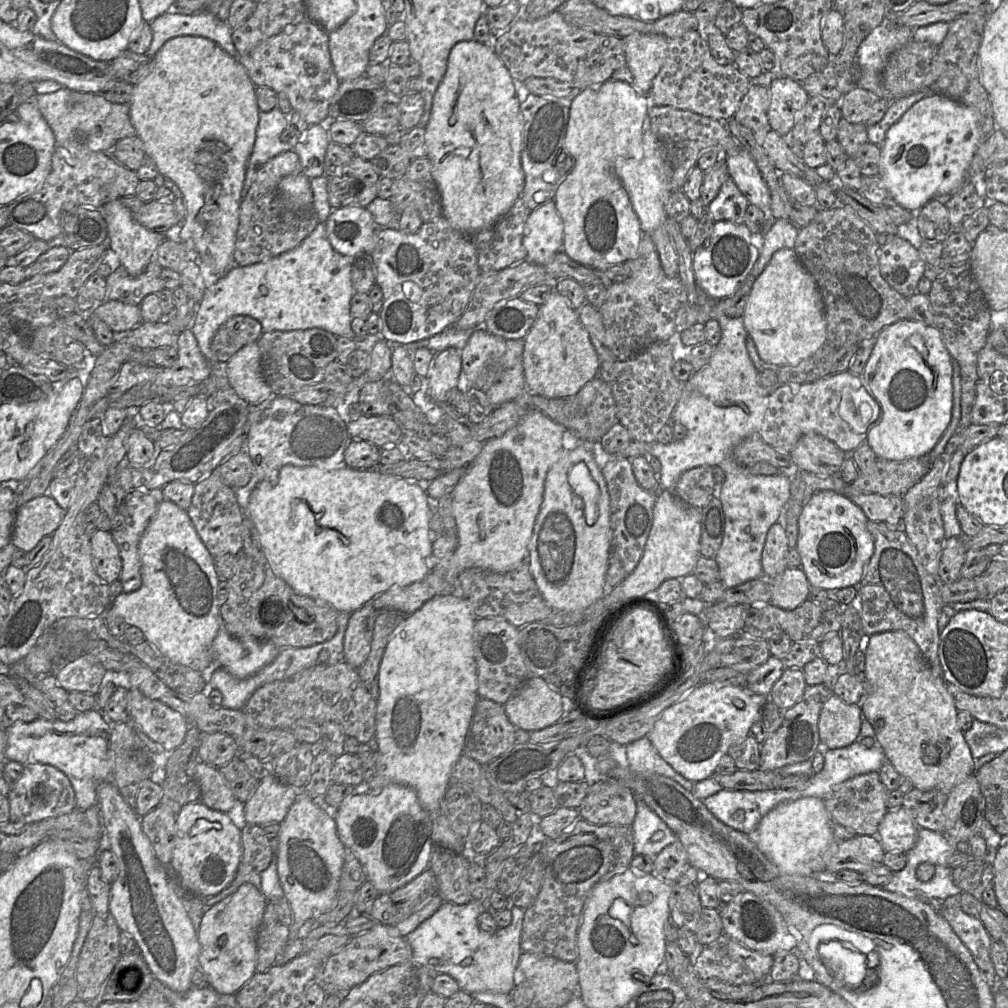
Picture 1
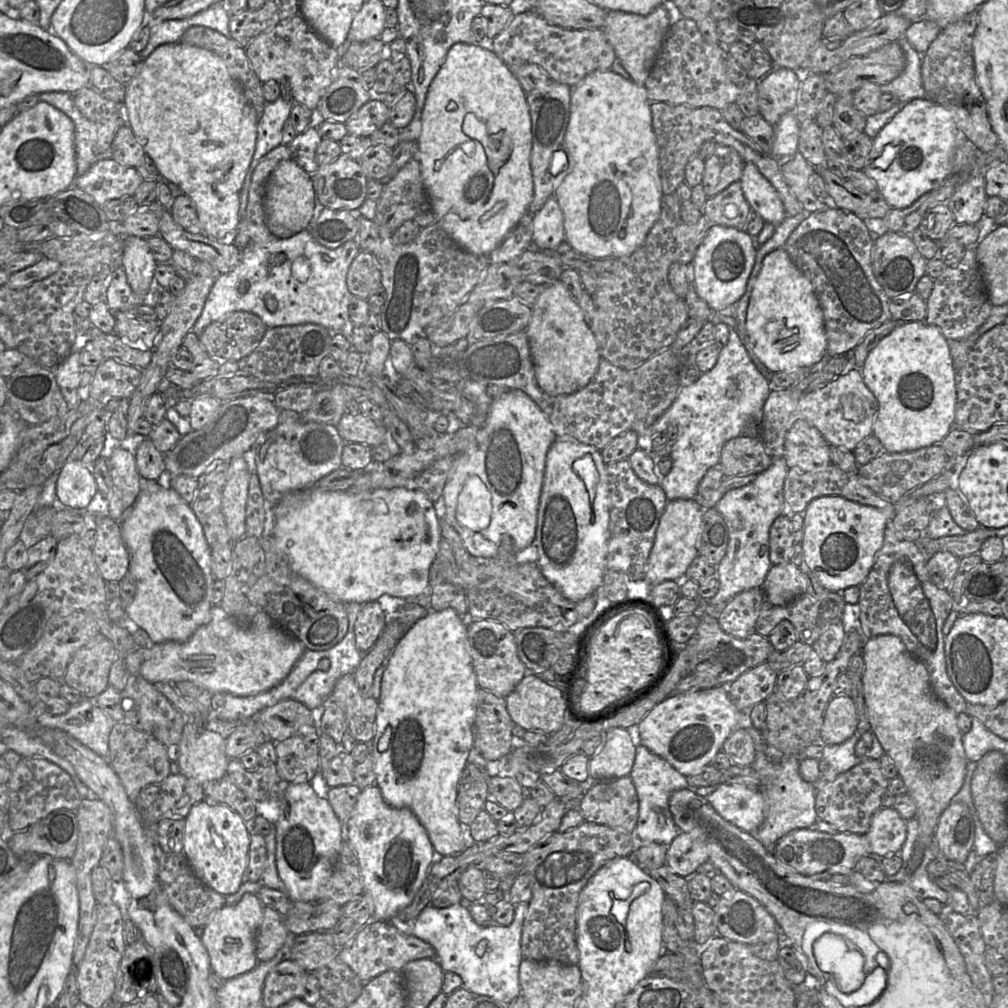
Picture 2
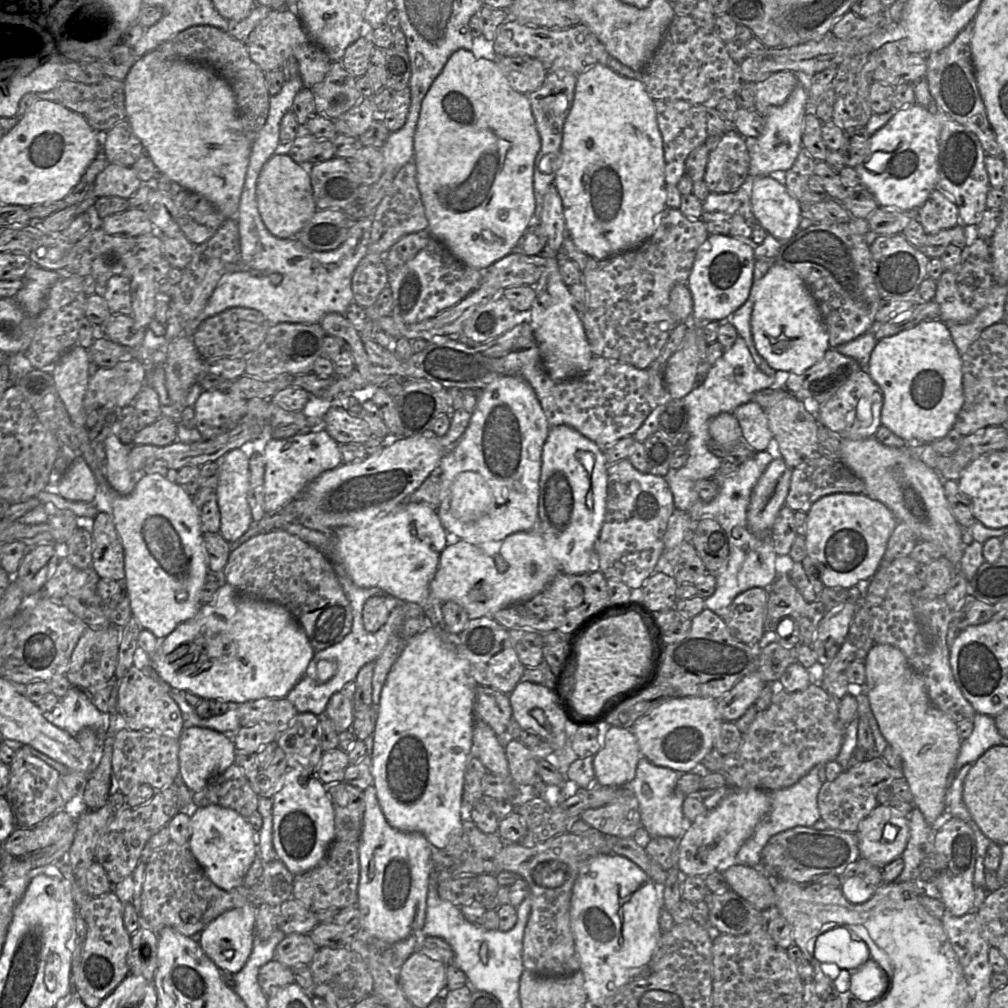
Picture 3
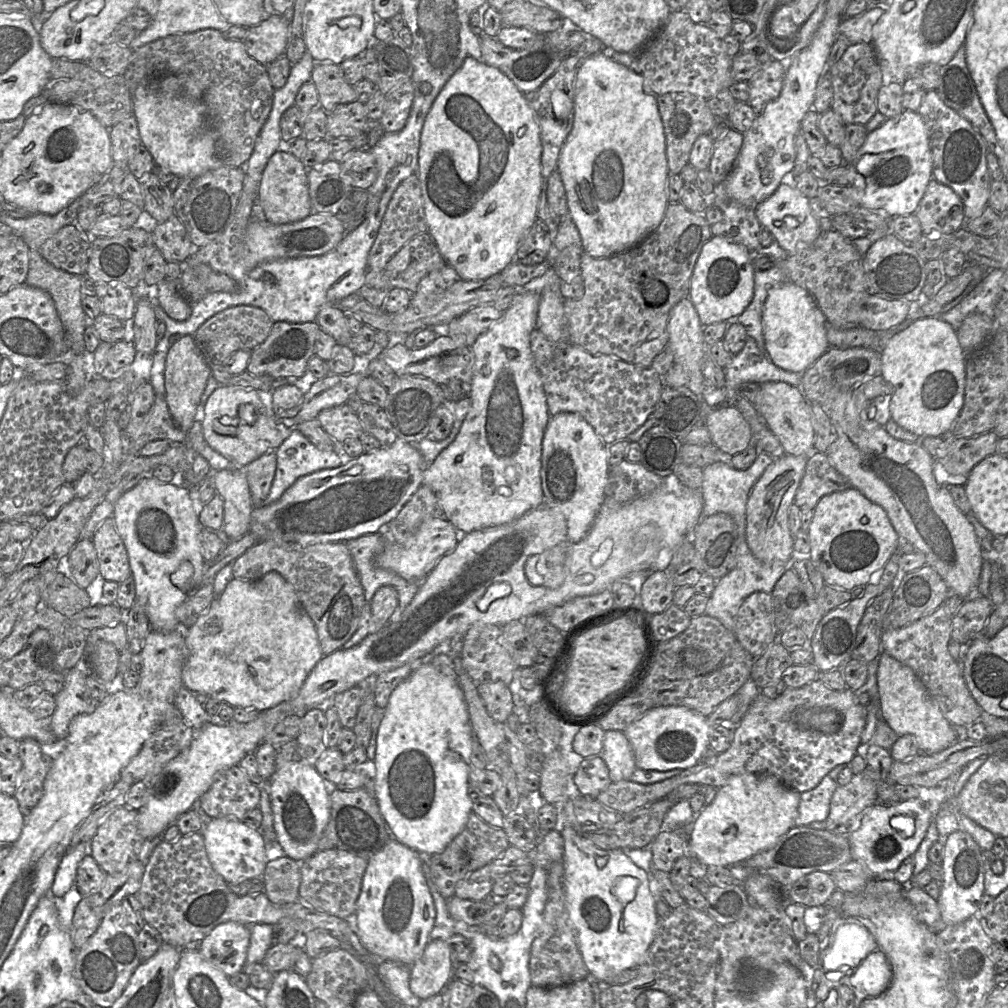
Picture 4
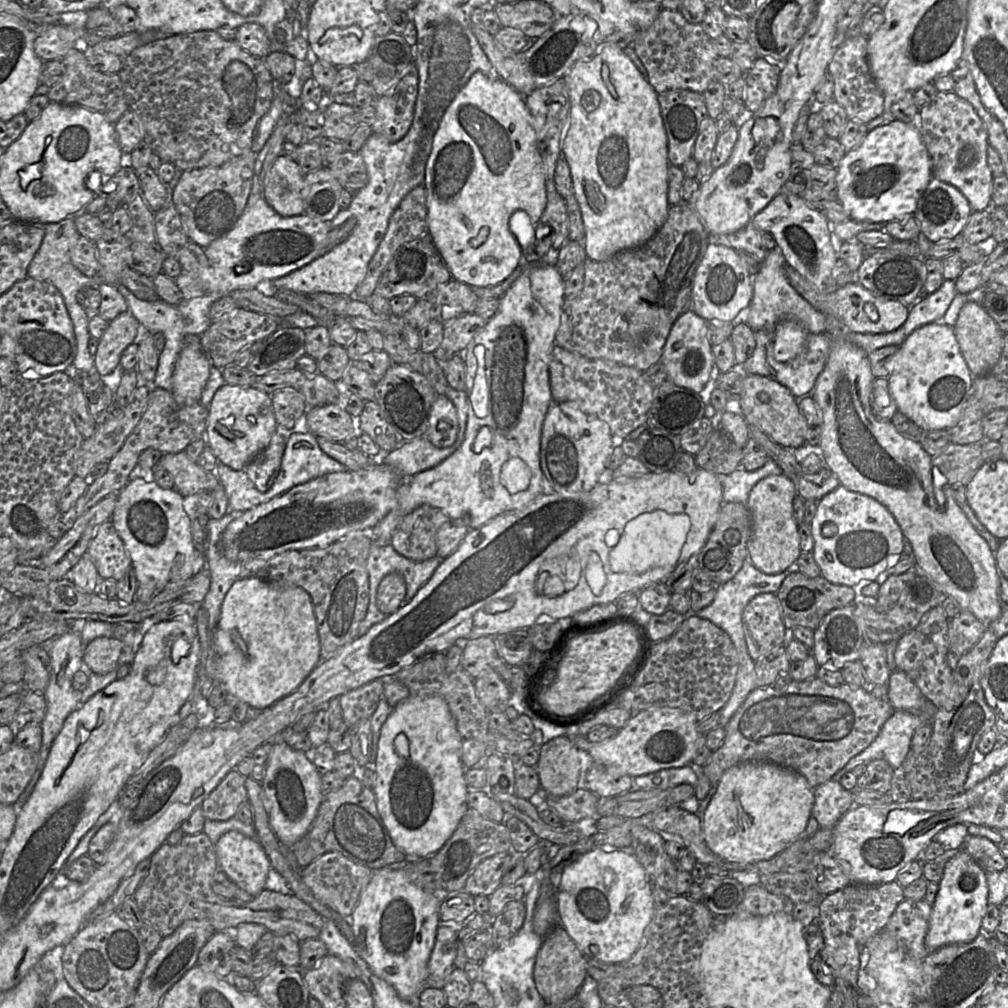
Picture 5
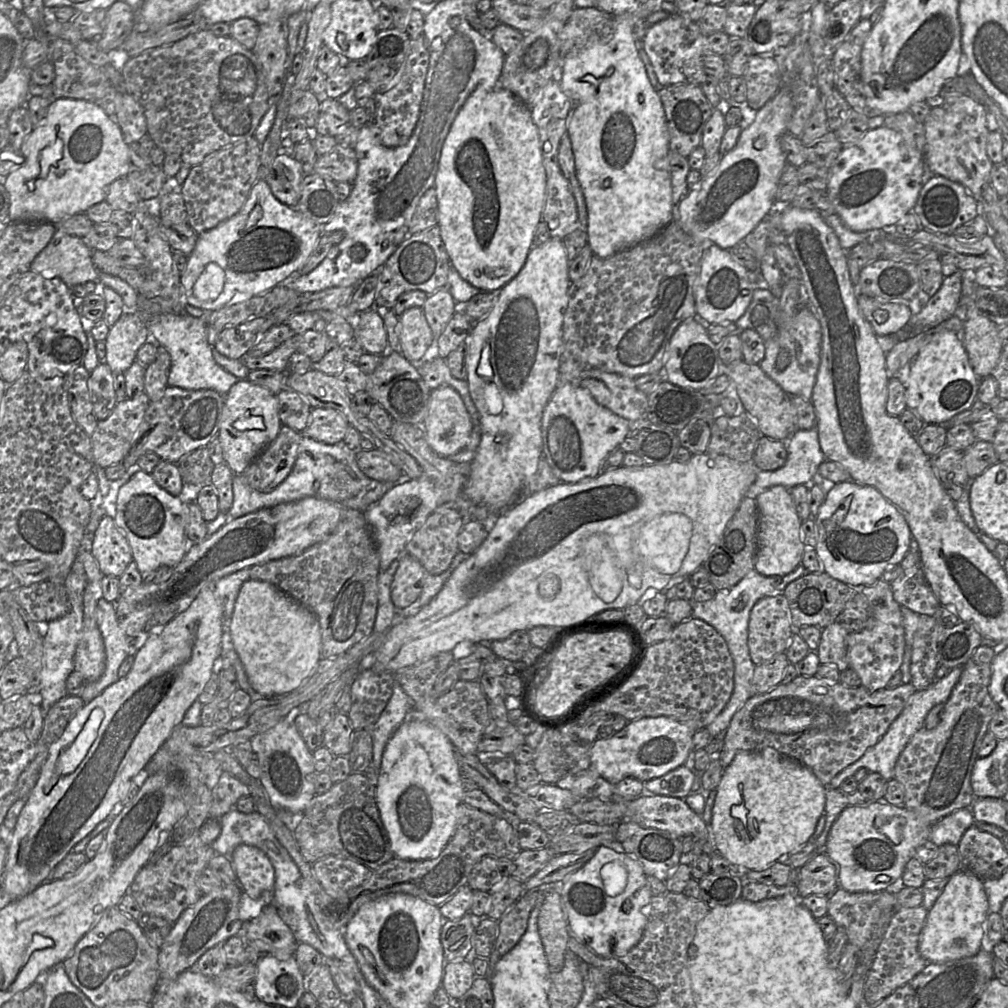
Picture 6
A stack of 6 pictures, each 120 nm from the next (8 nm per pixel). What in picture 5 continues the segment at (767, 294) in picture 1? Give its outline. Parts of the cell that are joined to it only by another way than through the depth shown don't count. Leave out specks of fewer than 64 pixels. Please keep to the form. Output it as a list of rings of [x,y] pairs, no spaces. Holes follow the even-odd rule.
[[[793,319],[779,321],[774,330],[773,353],[779,362],[794,359],[801,351],[808,333]]]

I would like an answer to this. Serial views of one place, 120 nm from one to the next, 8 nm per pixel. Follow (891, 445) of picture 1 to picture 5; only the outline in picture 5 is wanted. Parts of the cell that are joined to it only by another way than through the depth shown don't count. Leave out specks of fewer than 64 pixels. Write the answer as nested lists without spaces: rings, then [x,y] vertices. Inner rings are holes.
[[[942,320],[917,328],[906,338],[892,357],[887,376],[898,411],[923,430],[947,430],[957,423],[974,378],[960,351],[954,329]]]

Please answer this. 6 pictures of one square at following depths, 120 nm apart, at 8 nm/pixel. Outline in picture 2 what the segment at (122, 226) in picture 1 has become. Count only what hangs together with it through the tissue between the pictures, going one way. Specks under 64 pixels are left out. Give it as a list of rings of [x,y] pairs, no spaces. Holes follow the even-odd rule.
[[[124,236],[122,267],[131,289],[140,297],[148,297],[154,282],[155,261],[146,238]]]

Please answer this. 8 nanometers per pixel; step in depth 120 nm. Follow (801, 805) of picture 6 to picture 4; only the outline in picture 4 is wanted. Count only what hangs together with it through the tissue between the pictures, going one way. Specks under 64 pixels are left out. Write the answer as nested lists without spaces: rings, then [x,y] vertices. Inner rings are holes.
[[[736,775],[718,789],[713,802],[700,812],[688,838],[688,853],[707,867],[741,864],[773,847],[794,827],[799,801],[799,792],[772,775]]]

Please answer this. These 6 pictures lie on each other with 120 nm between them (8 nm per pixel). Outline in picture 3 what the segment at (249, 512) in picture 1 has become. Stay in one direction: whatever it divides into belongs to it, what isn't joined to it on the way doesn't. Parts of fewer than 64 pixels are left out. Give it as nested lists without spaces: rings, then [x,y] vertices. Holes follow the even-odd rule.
[[[401,503],[393,511],[361,526],[344,526],[331,531],[333,562],[337,560],[352,582],[361,588],[378,587],[400,602],[419,605],[429,619],[430,582],[441,552],[448,545],[447,531],[433,508],[417,503]]]

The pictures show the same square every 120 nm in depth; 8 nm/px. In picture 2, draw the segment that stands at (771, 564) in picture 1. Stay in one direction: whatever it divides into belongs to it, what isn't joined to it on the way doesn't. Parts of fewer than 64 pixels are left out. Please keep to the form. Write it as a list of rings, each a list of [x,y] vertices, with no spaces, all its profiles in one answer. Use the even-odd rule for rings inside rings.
[[[790,513],[779,515],[769,530],[769,558],[772,565],[789,562],[795,544],[791,534]]]

